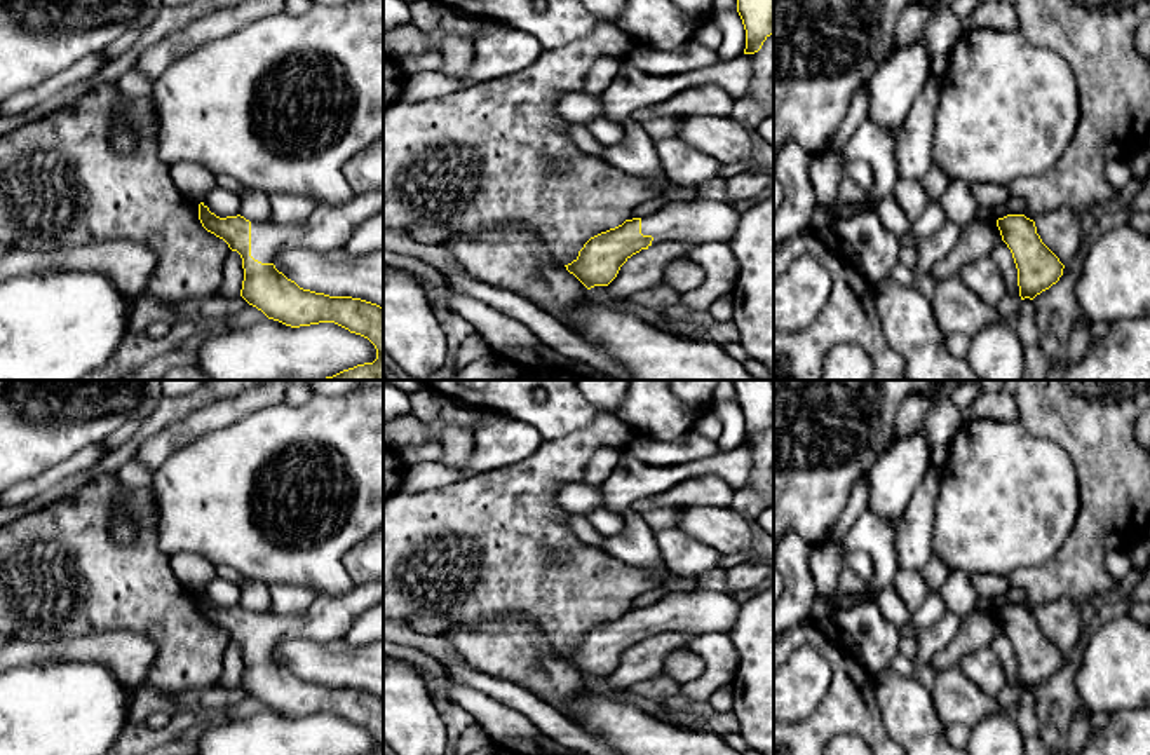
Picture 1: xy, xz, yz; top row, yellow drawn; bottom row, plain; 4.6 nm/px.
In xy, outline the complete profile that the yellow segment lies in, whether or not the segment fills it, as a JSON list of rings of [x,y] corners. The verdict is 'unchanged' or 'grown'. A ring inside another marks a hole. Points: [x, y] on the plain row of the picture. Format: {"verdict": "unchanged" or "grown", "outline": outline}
{"verdict": "grown", "outline": [[[369,581],[336,598],[321,596],[300,616],[256,614],[240,605],[220,609],[204,593],[199,595],[199,610],[240,645],[240,687],[249,696],[291,718],[335,713],[375,736],[376,750],[364,755],[383,755],[383,697],[303,680],[274,656],[281,643],[296,638],[319,643],[345,638],[355,619],[382,598],[383,581]]]}

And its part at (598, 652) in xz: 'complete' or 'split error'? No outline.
split error

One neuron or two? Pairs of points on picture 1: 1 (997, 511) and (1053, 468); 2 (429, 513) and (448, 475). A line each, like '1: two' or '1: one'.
1: one
2: two

